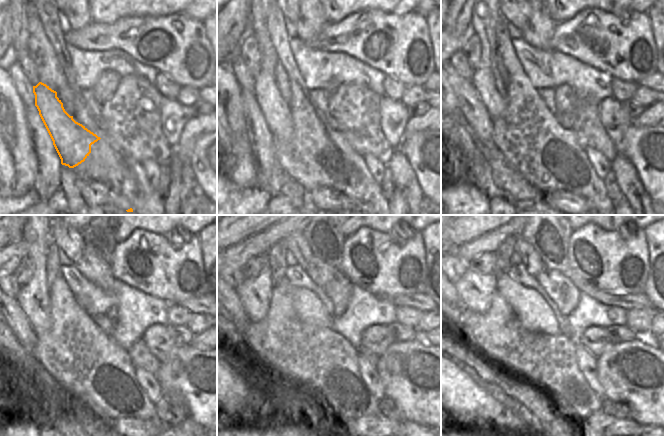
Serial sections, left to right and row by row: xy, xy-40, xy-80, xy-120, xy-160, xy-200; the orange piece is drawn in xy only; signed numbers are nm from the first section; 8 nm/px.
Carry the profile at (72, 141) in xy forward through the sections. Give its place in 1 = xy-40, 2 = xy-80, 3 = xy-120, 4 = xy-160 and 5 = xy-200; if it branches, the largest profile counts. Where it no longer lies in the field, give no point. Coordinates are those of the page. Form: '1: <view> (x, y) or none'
1: xy-40 (276, 111)
2: xy-80 (493, 95)
3: xy-120 (33, 298)
4: xy-160 (255, 294)
5: xy-200 (475, 290)

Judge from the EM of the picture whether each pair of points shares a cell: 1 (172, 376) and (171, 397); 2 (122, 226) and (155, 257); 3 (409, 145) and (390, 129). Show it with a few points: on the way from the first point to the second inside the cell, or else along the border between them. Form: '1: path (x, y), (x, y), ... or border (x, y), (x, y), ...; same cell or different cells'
1: border (163, 389), (176, 389), (184, 397), (188, 405); different cells
2: border (154, 232), (135, 229), (117, 244); different cells
3: border (404, 133), (403, 140), (395, 149); different cells

